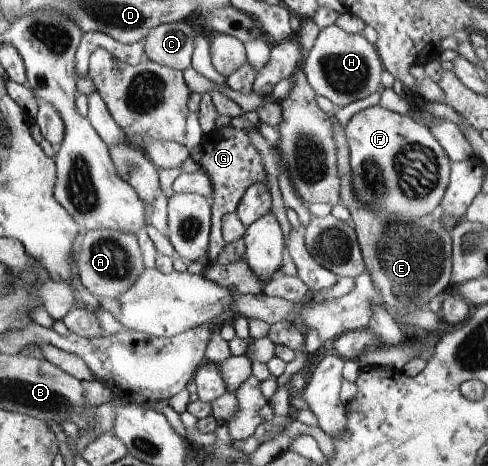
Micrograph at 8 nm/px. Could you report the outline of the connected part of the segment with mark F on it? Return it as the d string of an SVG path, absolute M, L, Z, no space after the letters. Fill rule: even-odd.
M375 105L355 113L345 127L349 141L353 185L359 201L373 209L380 218L417 220L426 217L440 205L445 196L450 176L450 161L439 143L431 136L427 126L415 123L411 118L392 113Z

